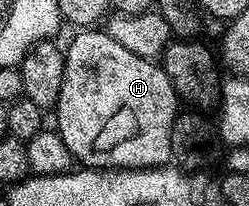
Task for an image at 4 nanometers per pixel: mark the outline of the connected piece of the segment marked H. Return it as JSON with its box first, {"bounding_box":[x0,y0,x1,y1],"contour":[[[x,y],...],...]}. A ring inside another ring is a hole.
{"bounding_box":[54,29,178,169],"contour":[[[80,29],[75,32],[76,36],[73,37],[69,43],[66,43],[66,50],[64,52],[64,76],[62,77],[62,93],[58,93],[58,101],[56,102],[56,106],[54,108],[54,114],[56,114],[56,123],[54,123],[55,131],[60,134],[62,137],[62,141],[66,141],[66,149],[70,149],[70,153],[72,154],[73,160],[77,164],[87,165],[92,169],[139,169],[141,167],[163,167],[165,164],[172,159],[172,126],[174,125],[174,121],[176,120],[176,116],[178,114],[178,106],[176,107],[176,103],[178,104],[178,96],[176,94],[176,90],[174,89],[174,85],[170,81],[170,77],[167,73],[165,73],[163,66],[159,62],[153,61],[151,59],[143,59],[142,57],[138,57],[138,53],[130,53],[130,49],[126,49],[123,45],[118,45],[118,41],[114,41],[114,37],[110,37],[108,35],[107,30],[104,29]]]}

